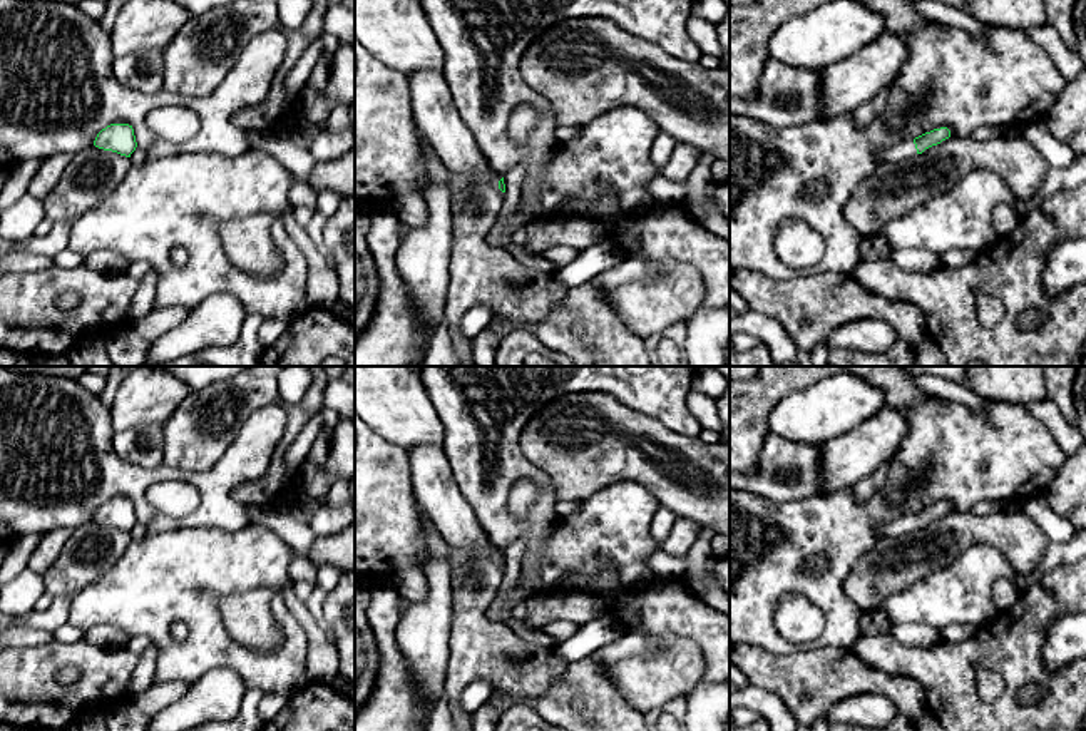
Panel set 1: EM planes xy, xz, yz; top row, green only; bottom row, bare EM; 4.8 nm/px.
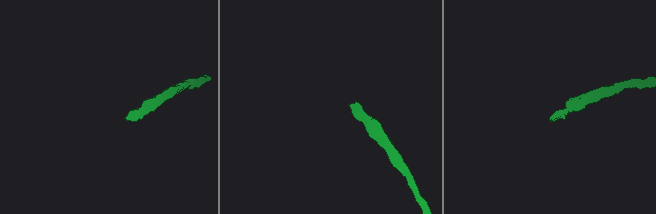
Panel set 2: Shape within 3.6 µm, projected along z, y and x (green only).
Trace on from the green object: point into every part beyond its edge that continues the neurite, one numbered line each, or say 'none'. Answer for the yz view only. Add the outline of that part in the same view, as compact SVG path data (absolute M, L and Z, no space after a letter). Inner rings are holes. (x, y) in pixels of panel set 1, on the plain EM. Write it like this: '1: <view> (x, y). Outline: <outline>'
1: yz (906, 524). Outline: M914 514L904 515L897 520L877 527L879 539L895 539L917 530Z

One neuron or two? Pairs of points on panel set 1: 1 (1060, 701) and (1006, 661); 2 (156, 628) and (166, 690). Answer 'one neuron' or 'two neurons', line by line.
1: one neuron
2: two neurons

